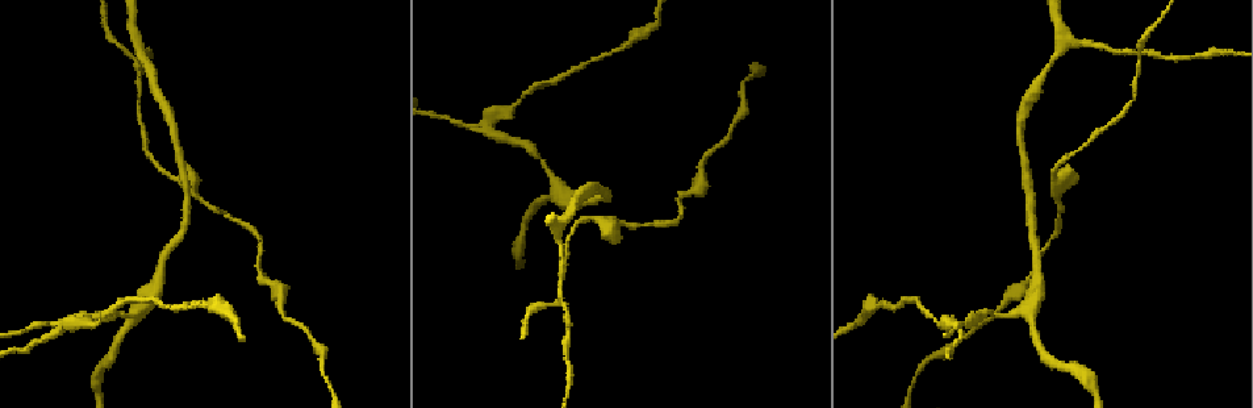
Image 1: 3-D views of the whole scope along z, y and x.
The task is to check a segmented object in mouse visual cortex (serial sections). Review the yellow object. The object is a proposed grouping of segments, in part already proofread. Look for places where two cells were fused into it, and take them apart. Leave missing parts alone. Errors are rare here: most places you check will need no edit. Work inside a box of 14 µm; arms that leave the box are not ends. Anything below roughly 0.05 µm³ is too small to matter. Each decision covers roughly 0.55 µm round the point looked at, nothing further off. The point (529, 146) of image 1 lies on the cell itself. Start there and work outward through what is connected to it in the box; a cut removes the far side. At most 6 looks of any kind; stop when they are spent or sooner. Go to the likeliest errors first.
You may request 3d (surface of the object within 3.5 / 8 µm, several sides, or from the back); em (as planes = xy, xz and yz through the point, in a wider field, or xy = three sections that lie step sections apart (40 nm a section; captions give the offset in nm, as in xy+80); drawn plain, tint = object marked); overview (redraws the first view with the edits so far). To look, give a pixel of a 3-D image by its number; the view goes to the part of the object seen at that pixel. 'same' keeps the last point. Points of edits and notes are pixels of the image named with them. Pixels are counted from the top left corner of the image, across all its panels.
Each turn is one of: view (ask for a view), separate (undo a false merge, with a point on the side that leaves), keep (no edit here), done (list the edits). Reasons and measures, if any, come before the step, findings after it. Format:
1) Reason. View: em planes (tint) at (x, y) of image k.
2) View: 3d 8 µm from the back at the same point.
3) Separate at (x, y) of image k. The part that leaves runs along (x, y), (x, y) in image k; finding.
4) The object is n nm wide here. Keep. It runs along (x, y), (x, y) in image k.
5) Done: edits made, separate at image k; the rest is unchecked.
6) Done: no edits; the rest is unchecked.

Arms run side by side. View: 3d 3.5 µm at (970, 325) of image 1.

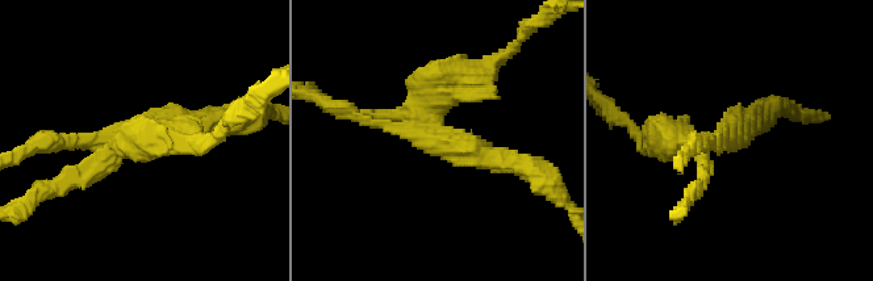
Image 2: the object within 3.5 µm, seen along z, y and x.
View: em xy step 1 (tint) at (437, 138) of image 2.

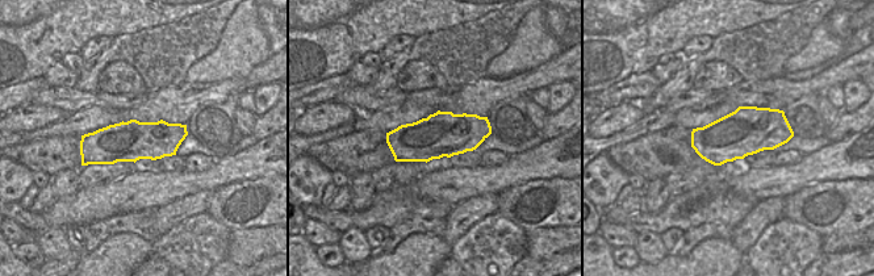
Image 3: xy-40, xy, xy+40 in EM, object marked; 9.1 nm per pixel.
4 arms meet here; the arms are 150, 200, 300, 350 nm wide. Separate at (456, 87) of image 2. The part that leaves runs along (434, 124), (434, 101), (518, 40) in image 2; two cells meet here.

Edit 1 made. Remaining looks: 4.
View: overview.

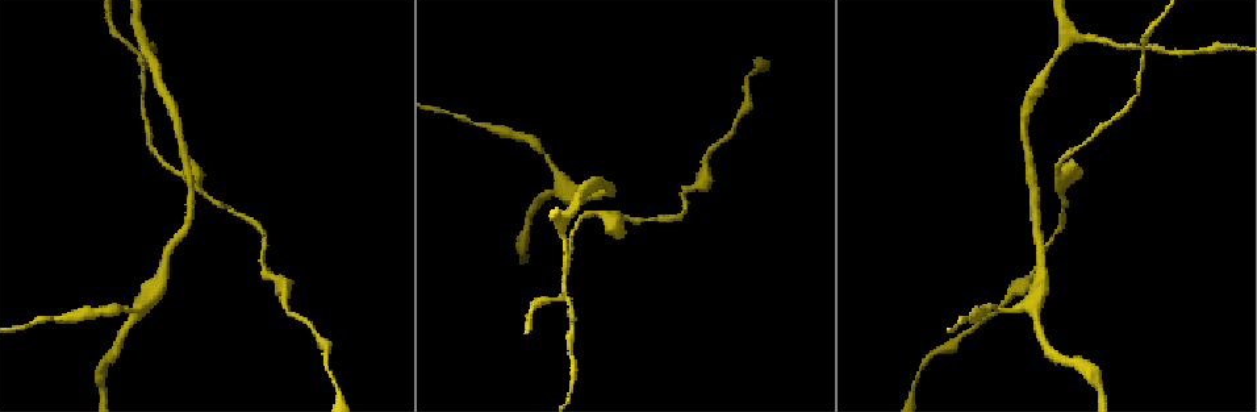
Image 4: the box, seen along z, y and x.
Arms part here. View: 3d 3.5 µm at (1029, 307) of image 4.

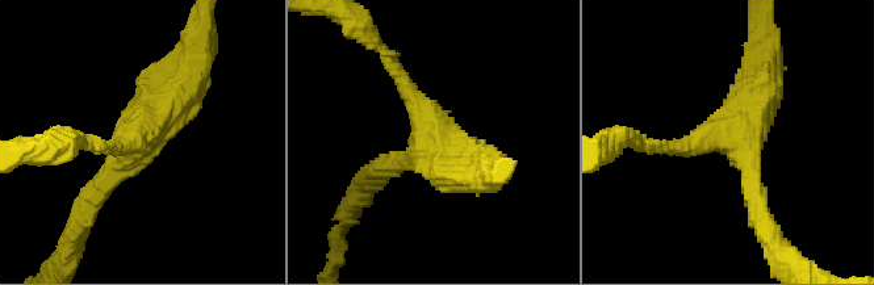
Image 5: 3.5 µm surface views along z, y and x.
Need the tissue. View: em xy step 2 (tint) at (142, 136) of image 5.

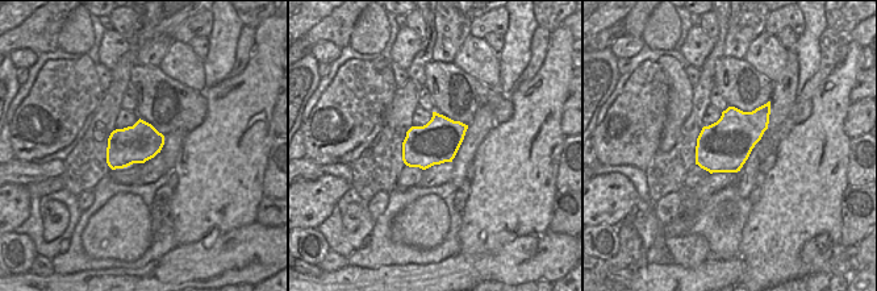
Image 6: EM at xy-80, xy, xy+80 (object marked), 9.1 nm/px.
The object is 400 nm wide here. Keep. It runs along (394, 71), (430, 138), (486, 168) in image 5; one cell here.

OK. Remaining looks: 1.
Done: edits made, separate at image 2; the rest is unchecked.

